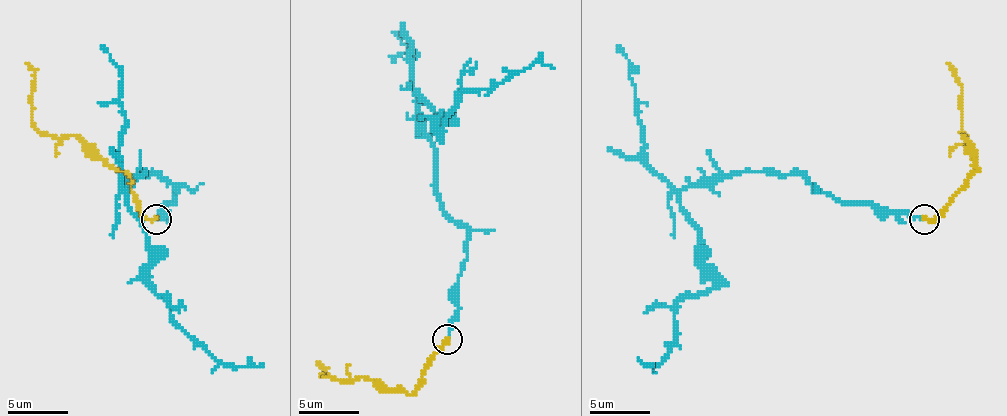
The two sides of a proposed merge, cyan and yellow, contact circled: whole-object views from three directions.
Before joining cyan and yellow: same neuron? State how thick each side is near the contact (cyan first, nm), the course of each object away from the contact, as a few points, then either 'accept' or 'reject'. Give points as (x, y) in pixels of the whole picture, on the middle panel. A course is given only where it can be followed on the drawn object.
180/200 nm | cyan via (446, 338), (467, 230), (437, 191), (416, 95), (440, 128), (461, 89), (494, 89), (536, 62), (554, 68) | yellow via (446, 338), (431, 356), (422, 383), (410, 395), (383, 392), (365, 377), (344, 380), (326, 377), (317, 362) | accept

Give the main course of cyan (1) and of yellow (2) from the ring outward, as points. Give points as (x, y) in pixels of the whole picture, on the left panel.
1: (155, 219), (176, 189), (146, 171), (125, 189), (125, 204), (146, 234), (149, 285), (218, 360), (263, 363)
2: (155, 219), (140, 210), (131, 180), (119, 168), (74, 135), (53, 138), (35, 126), (35, 78), (26, 63)

